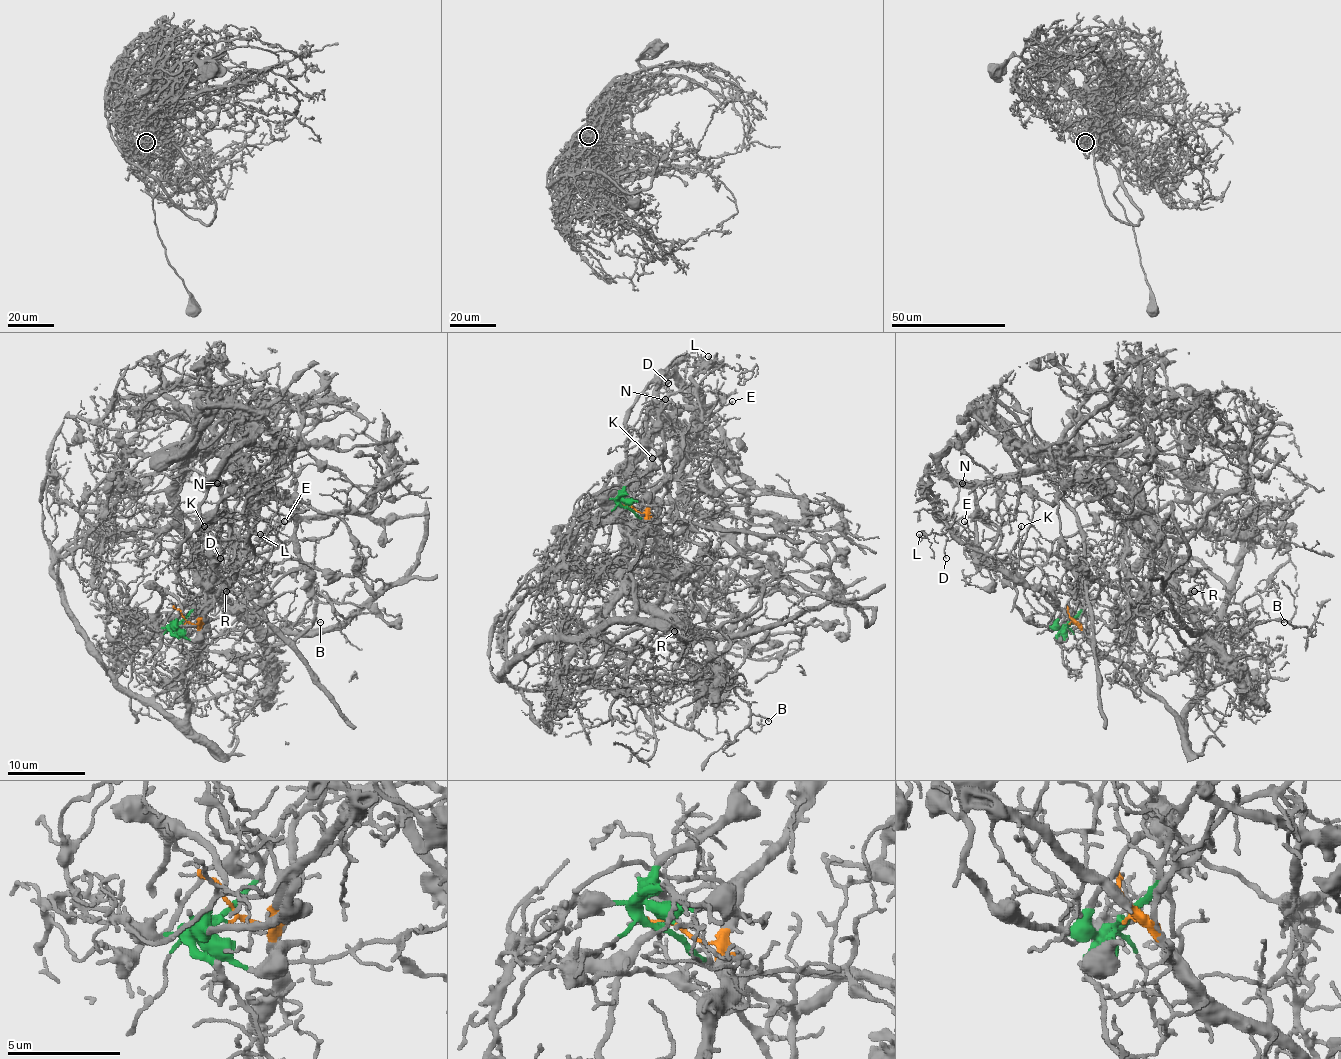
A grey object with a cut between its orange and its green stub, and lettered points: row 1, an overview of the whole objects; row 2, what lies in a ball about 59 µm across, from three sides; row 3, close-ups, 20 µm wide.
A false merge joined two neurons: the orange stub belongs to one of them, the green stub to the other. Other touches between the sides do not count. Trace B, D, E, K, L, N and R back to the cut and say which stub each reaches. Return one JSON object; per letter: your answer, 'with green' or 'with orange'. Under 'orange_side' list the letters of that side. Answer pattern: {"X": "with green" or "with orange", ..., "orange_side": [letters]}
{"B": "with orange", "D": "with green", "E": "with orange", "K": "with green", "L": "with orange", "N": "with green", "R": "with orange", "orange_side": ["B", "E", "L", "R"]}

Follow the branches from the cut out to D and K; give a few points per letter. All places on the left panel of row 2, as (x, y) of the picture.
D: (181, 623), (177, 629), (195, 625), (212, 592), (179, 561), (179, 545), (210, 524), (220, 557)
K: (181, 623), (177, 629), (195, 625), (212, 604), (212, 592), (197, 571), (179, 565), (191, 565), (205, 526)

